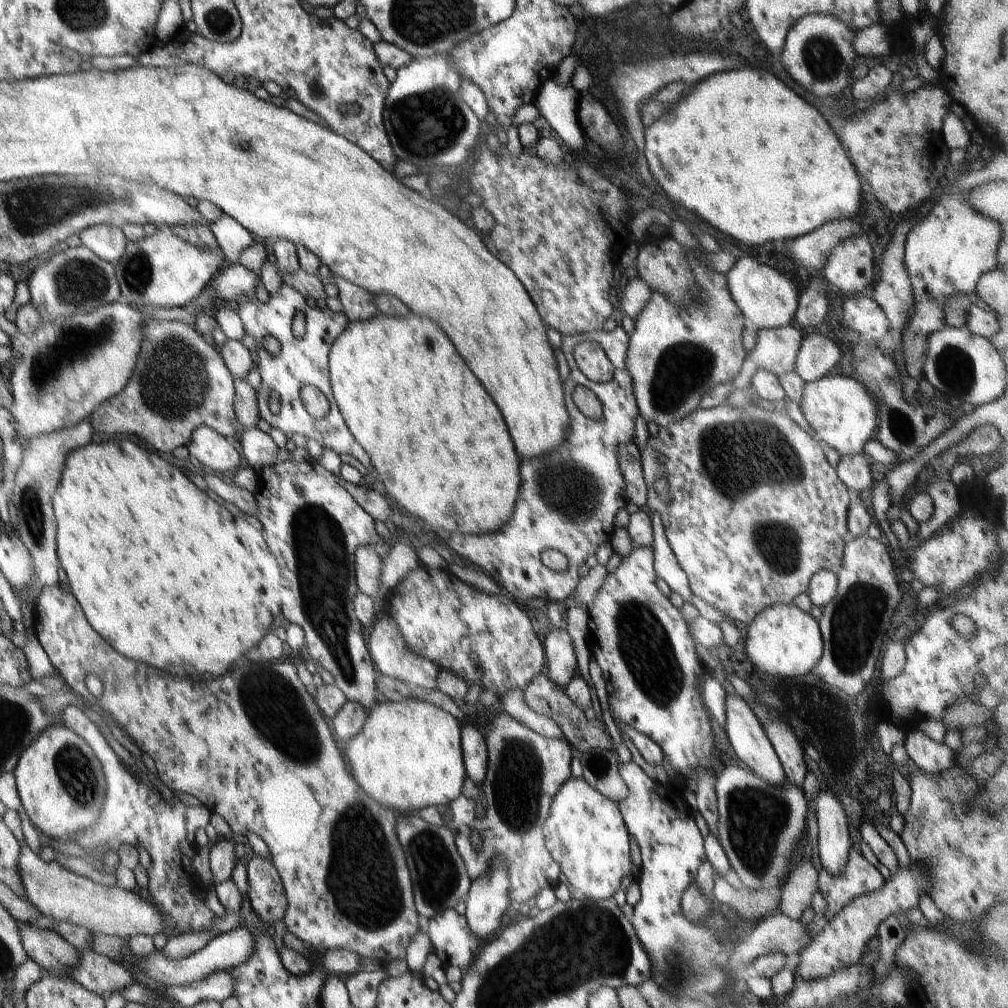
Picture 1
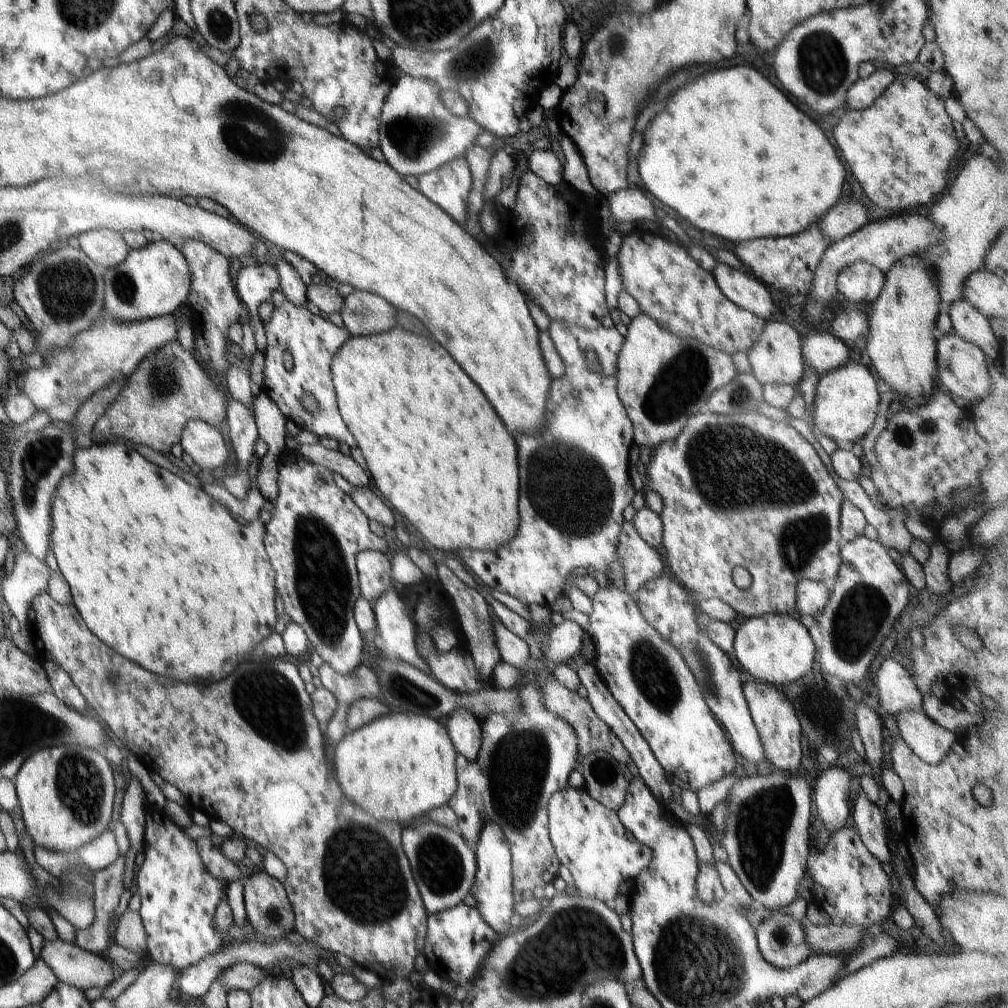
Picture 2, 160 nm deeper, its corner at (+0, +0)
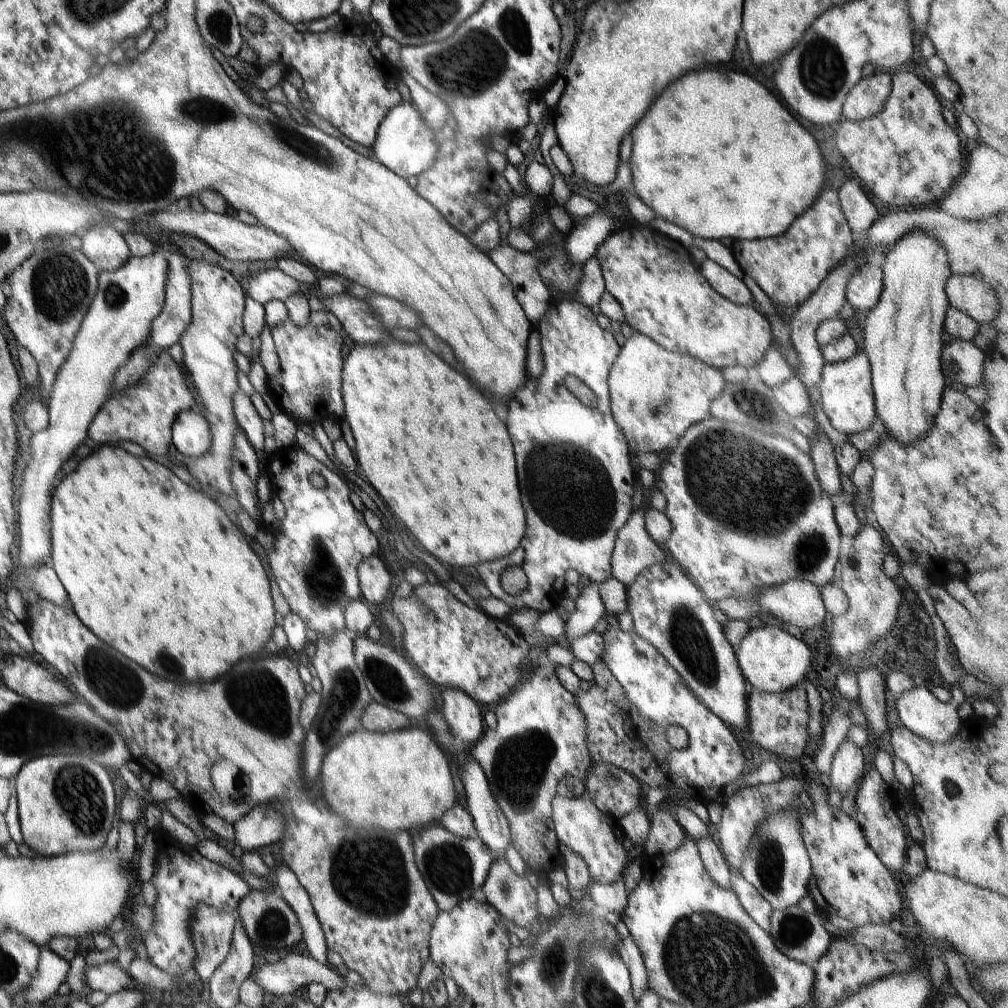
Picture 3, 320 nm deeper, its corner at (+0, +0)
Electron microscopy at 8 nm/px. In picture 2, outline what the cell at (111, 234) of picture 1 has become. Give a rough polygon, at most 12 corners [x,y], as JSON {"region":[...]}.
{"region":[[94,229],[77,238],[90,260],[110,270],[130,250],[121,233]]}

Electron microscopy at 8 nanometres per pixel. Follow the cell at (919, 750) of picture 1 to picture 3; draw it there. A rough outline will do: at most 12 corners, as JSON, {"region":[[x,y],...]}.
{"region":[[926,687],[896,697],[902,724],[926,742],[959,731],[957,708]]}

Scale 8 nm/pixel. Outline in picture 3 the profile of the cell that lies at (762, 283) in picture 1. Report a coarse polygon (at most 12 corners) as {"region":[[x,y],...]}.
{"region":[[698,264],[708,284],[737,305],[750,305],[751,290],[723,266]]}

